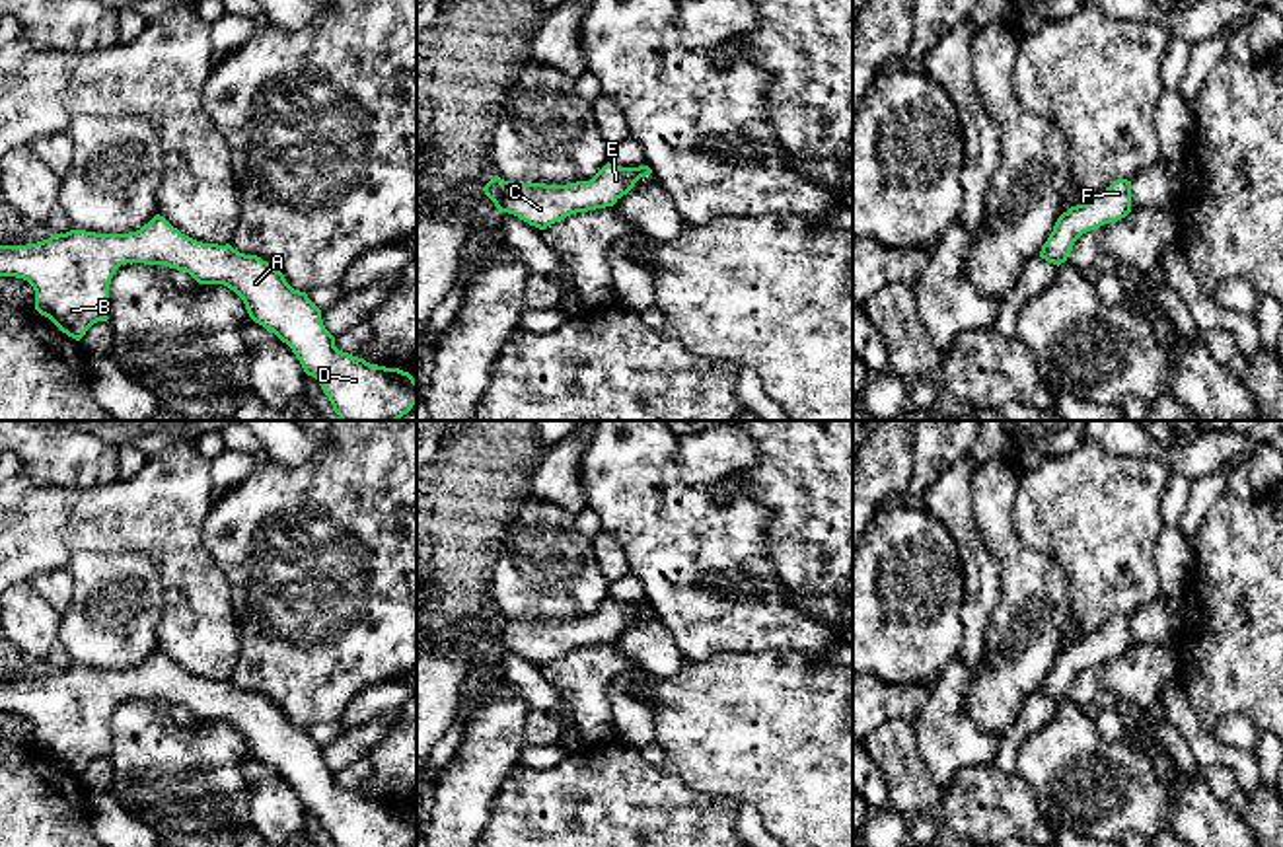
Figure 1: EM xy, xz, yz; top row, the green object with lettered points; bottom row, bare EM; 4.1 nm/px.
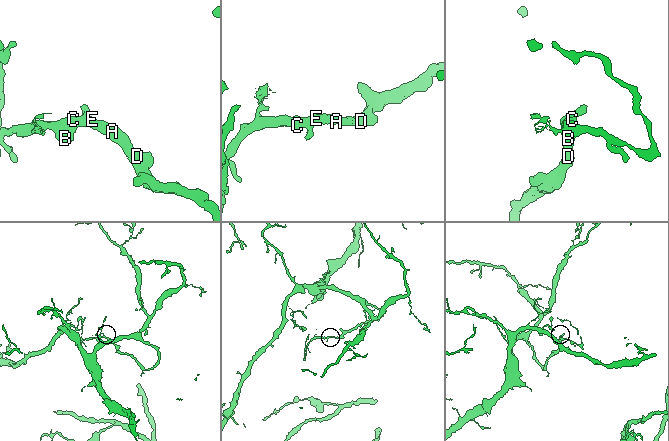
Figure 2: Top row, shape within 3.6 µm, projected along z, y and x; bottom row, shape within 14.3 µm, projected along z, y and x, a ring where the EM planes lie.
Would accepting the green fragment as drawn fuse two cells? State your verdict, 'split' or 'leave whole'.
leave whole

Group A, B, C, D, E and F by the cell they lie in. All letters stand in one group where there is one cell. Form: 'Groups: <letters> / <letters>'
Groups: A B C D E F

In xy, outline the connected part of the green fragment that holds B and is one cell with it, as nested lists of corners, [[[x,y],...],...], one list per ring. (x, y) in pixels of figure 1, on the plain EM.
[[[160,650],[128,670],[70,666],[37,680],[0,681],[0,713],[27,717],[35,726],[35,746],[76,777],[93,759],[109,755],[109,720],[115,707],[127,699],[165,701],[189,709],[199,720],[224,720],[234,726],[243,736],[249,754],[286,779],[304,808],[319,818],[333,847],[411,847],[417,839],[417,816],[409,808],[370,800],[339,787],[335,773],[323,761],[321,746],[306,728],[294,726],[273,701],[257,691],[239,689],[230,680],[197,678]]]

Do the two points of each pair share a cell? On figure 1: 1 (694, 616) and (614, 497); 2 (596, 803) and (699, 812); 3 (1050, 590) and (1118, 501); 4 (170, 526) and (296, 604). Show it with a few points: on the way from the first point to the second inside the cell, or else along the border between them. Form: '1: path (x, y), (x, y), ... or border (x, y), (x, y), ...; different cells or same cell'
1: path (686, 587), (686, 569), (643, 526); same cell
2: path (622, 812), (674, 812); same cell
3: border (1026, 546), (1048, 553), (1063, 569), (1071, 618); different cells
4: border (211, 505), (203, 544), (228, 590); different cells

